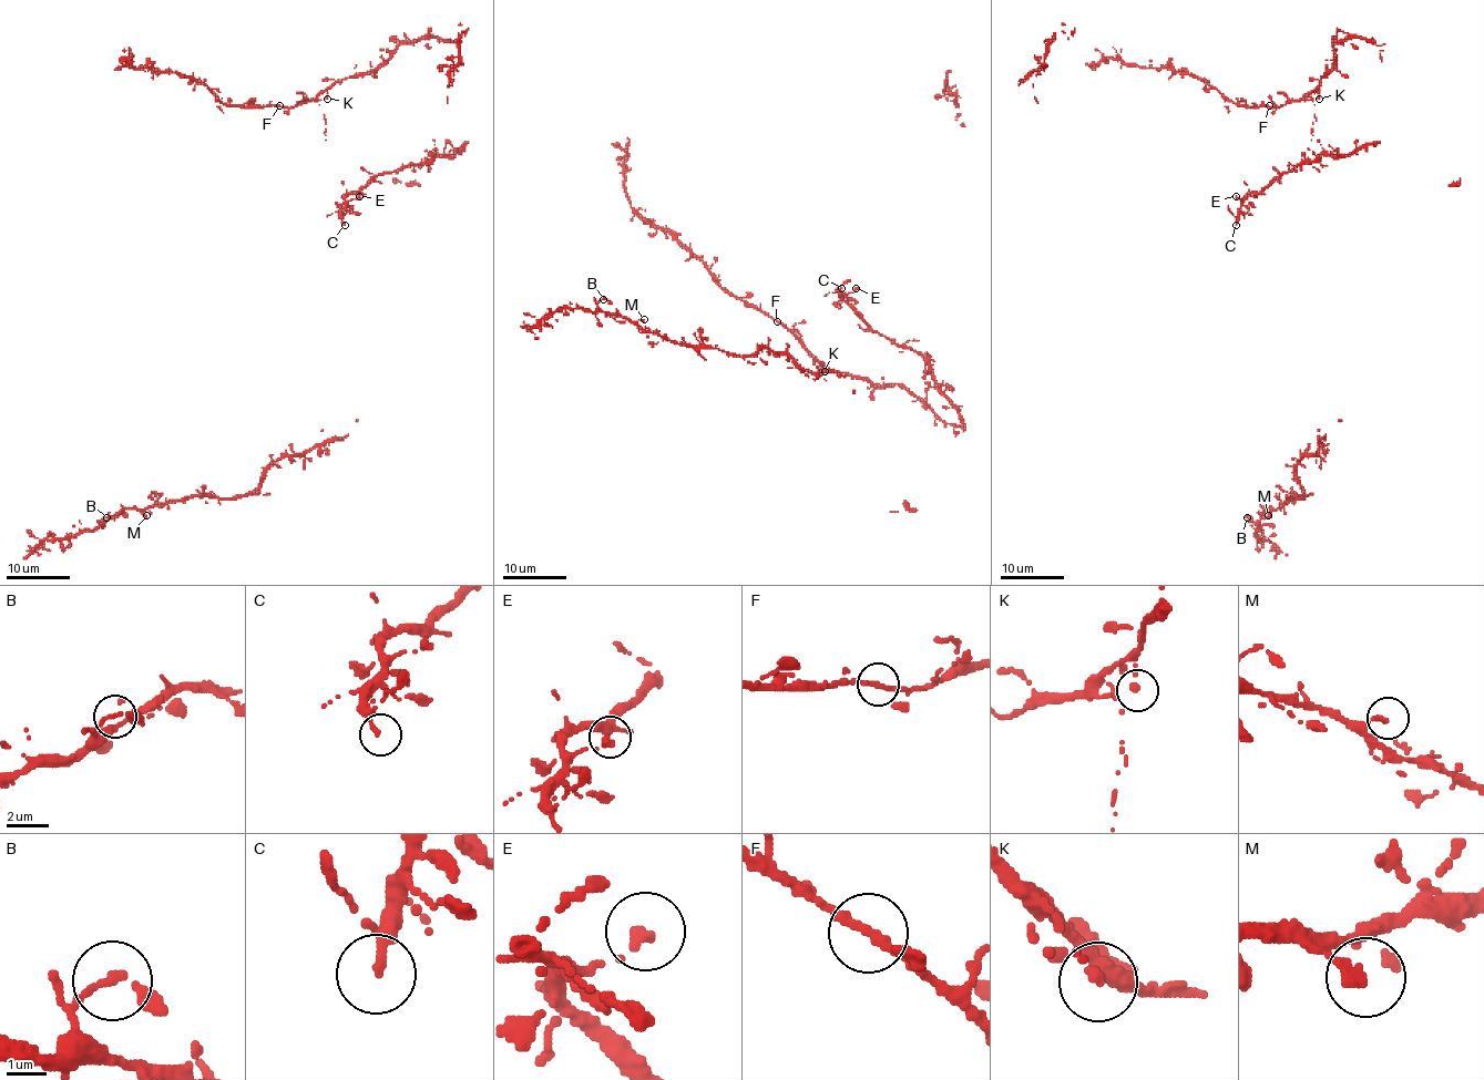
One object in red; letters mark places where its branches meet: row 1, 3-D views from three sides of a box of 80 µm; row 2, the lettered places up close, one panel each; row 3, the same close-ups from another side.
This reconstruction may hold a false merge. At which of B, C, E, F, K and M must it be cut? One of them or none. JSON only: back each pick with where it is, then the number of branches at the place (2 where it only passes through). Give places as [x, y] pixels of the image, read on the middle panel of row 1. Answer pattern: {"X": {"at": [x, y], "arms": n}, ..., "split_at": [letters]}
{"split_at": []}

